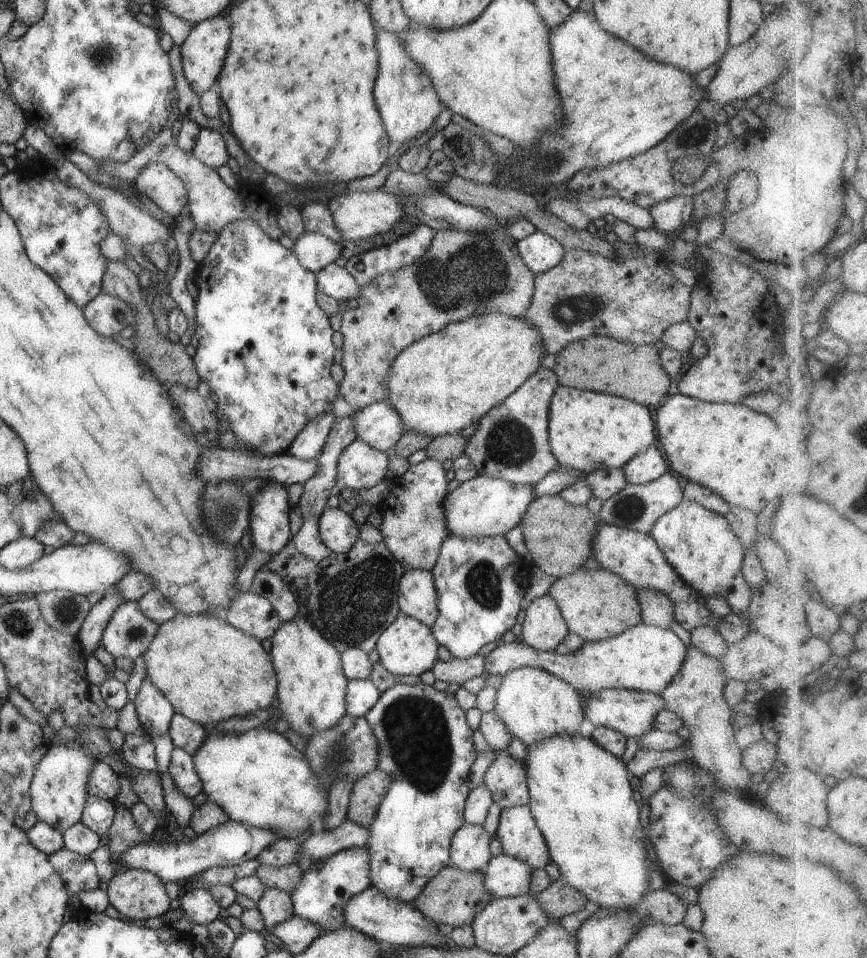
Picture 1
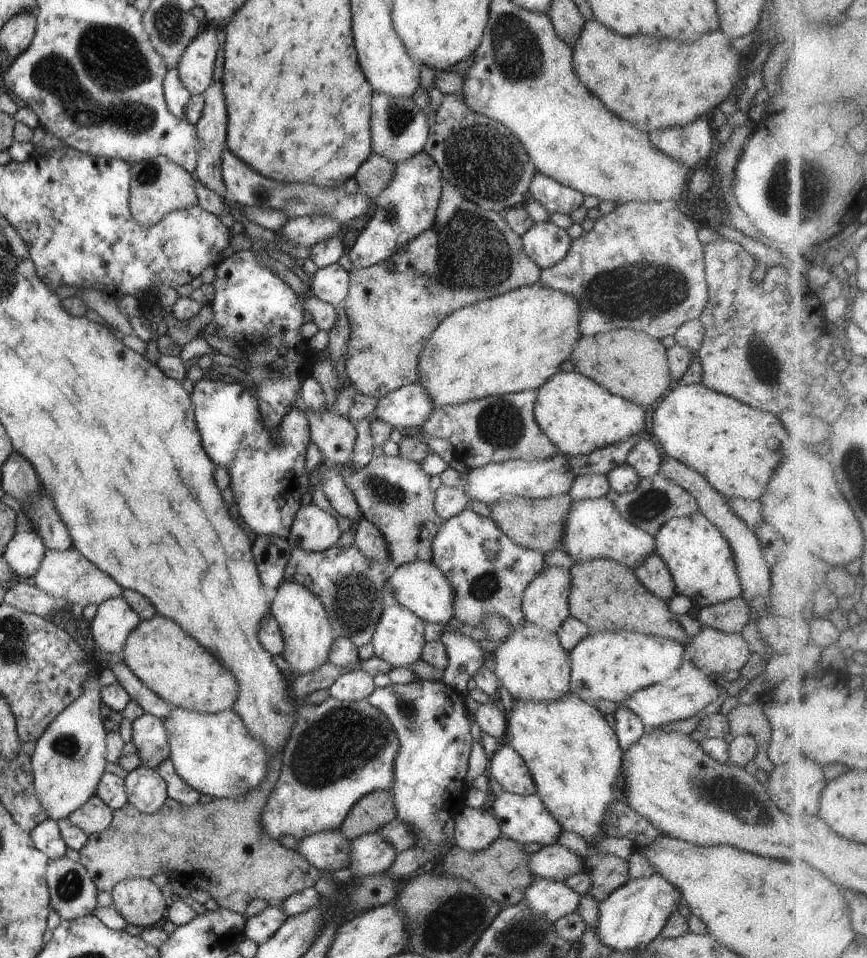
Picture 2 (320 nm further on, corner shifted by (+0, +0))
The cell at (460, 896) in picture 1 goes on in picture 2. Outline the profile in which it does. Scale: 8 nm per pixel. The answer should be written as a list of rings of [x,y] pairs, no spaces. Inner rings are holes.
[[[502,836],[479,851],[469,851],[452,844],[444,856],[442,874],[473,882],[503,909],[524,901],[525,890],[536,880],[537,876],[529,869],[529,858],[530,854],[526,853],[522,843]]]

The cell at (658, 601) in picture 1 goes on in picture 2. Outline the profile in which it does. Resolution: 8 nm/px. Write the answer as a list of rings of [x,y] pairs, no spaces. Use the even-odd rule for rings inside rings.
[[[654,552],[641,560],[633,569],[640,582],[661,599],[675,596],[672,575],[661,556]]]

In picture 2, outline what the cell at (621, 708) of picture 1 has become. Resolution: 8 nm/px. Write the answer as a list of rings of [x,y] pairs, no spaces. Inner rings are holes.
[[[685,658],[672,676],[637,690],[632,696],[628,695],[621,705],[633,710],[642,719],[645,730],[649,731],[674,721],[686,720],[700,713],[708,704],[719,699],[720,688],[703,668],[697,667],[689,658]]]

